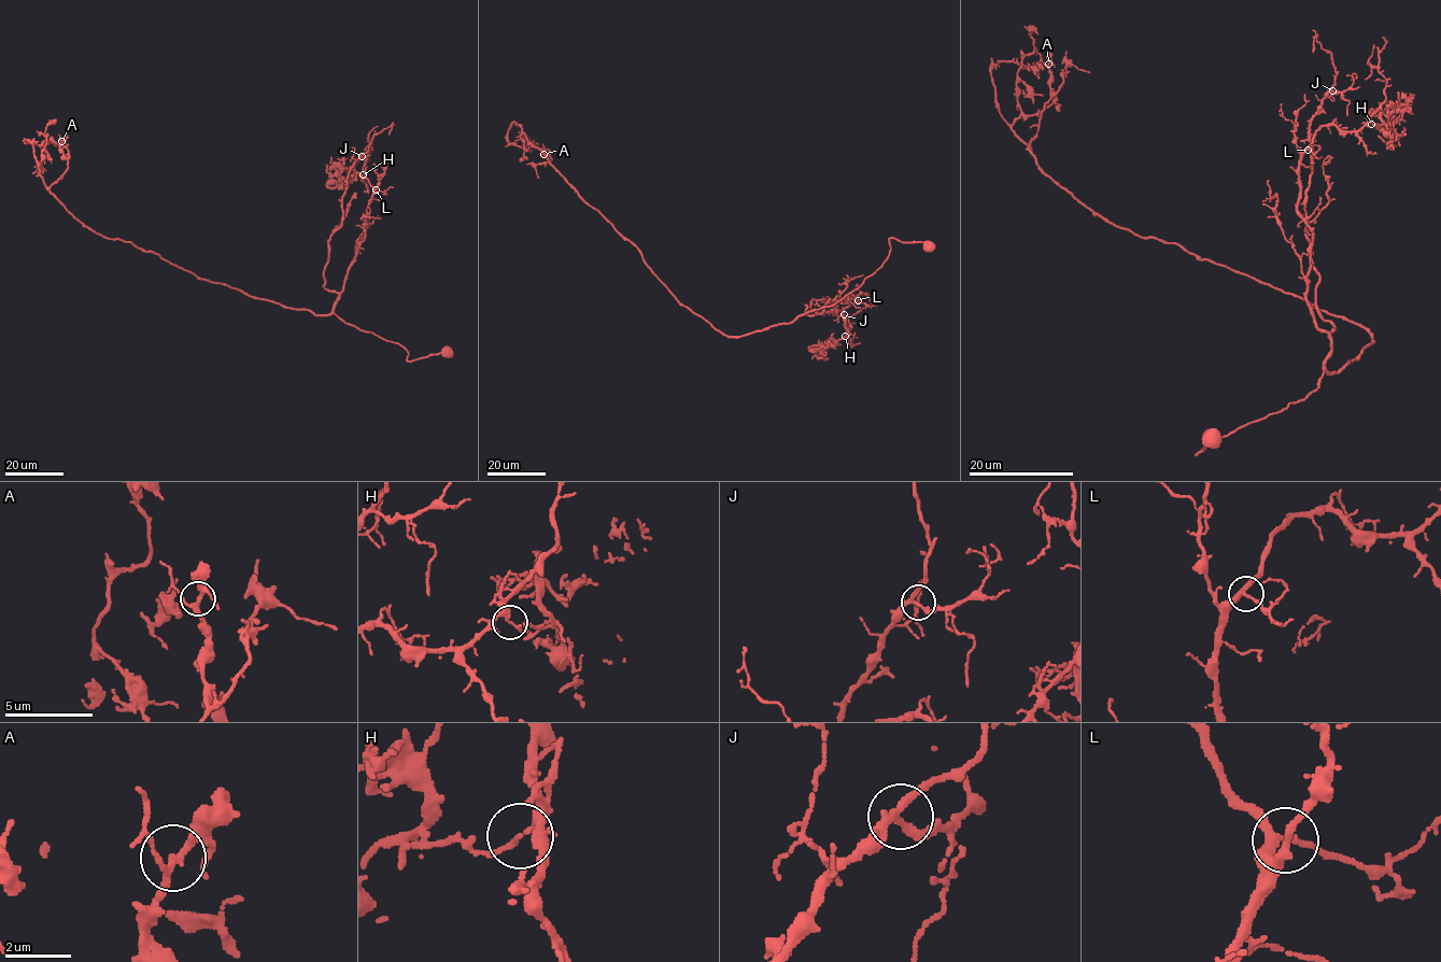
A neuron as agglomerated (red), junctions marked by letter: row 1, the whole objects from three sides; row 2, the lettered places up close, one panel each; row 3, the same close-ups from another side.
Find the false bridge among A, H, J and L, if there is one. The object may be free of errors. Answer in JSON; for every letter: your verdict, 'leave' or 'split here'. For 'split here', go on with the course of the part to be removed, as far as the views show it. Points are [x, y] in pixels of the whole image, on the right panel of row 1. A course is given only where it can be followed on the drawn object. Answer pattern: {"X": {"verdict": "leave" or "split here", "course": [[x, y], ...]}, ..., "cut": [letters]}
{"A": {"verdict": "leave"}, "H": {"verdict": "split here", "course": [[1372, 123], [1385, 126], [1385, 132], [1394, 117], [1395, 105]]}, "J": {"verdict": "leave"}, "L": {"verdict": "leave"}, "cut": ["H"]}

